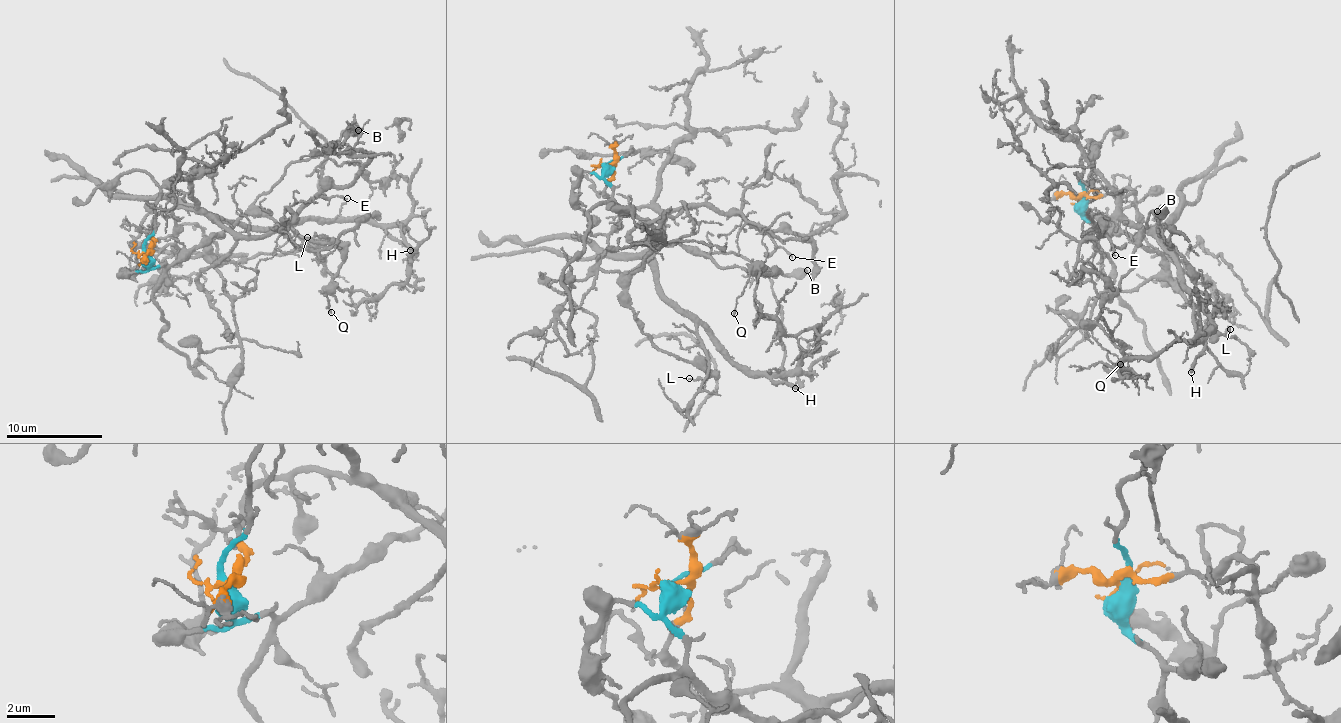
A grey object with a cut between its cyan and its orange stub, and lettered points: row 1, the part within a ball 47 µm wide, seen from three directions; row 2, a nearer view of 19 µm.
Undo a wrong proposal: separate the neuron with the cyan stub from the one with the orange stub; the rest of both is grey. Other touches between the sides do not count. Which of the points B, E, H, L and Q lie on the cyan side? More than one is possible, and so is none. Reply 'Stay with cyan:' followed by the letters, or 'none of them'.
Stay with cyan: B, L, Q

